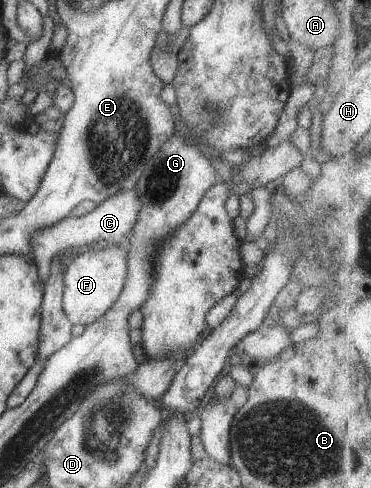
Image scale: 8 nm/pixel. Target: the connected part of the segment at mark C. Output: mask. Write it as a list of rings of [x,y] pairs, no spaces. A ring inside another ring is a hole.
[[[128,188],[114,192],[114,195],[109,195],[87,214],[80,217],[67,216],[53,223],[52,226],[35,231],[28,241],[32,250],[32,258],[38,268],[40,281],[44,284],[47,280],[53,256],[66,255],[72,248],[97,246],[97,244],[118,244],[124,246],[128,253],[128,236],[137,220],[139,211],[139,195],[135,189]]]

